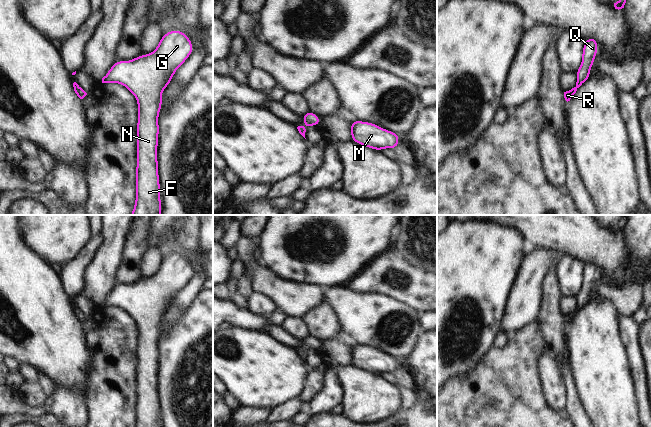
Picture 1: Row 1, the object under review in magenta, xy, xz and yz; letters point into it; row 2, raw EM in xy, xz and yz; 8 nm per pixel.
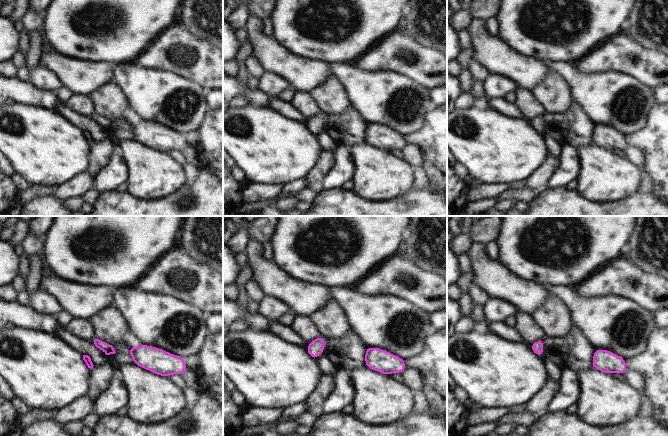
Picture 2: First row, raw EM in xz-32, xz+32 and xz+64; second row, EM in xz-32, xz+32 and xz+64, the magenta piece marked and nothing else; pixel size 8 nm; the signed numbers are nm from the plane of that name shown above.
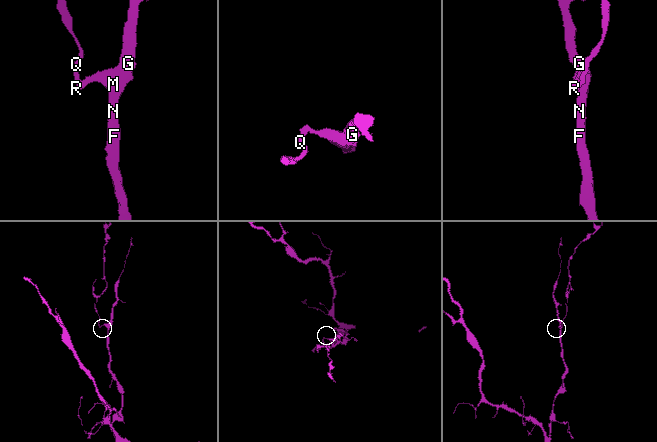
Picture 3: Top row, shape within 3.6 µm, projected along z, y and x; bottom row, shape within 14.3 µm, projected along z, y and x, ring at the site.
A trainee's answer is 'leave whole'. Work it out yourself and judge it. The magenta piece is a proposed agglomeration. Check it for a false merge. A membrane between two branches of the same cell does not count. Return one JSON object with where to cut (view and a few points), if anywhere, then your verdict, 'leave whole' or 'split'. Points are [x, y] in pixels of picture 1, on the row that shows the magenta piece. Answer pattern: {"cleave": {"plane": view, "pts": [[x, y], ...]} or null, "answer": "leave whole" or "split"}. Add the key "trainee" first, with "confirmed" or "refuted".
{"trainee": "confirmed", "cleave": null, "answer": "leave whole"}

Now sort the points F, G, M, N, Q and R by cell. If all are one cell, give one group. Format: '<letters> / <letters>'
F G M N Q R

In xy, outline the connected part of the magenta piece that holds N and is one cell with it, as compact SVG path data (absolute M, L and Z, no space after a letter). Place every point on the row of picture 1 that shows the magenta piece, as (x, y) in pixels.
M170 30L167 34L162 34L157 48L150 54L141 54L130 61L117 60L102 78L102 83L118 83L125 86L135 96L138 104L136 200L130 215L161 215L157 146L162 92L170 84L176 70L191 55L193 49L190 38L184 32Z

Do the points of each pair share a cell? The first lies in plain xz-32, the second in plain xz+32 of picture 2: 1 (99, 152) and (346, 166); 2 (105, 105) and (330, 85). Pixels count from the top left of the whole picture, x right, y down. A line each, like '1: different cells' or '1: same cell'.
1: different cells
2: same cell

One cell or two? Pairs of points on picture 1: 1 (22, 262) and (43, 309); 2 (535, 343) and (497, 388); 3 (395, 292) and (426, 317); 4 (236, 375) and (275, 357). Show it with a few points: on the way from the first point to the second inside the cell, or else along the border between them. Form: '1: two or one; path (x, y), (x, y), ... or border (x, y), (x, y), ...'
1: one; path (22, 274), (22, 288), (31, 297)
2: one; path (524, 354), (517, 361), (508, 377)
3: two; border (426, 310), (420, 314)
4: one; path (246, 370), (262, 370), (265, 367)

